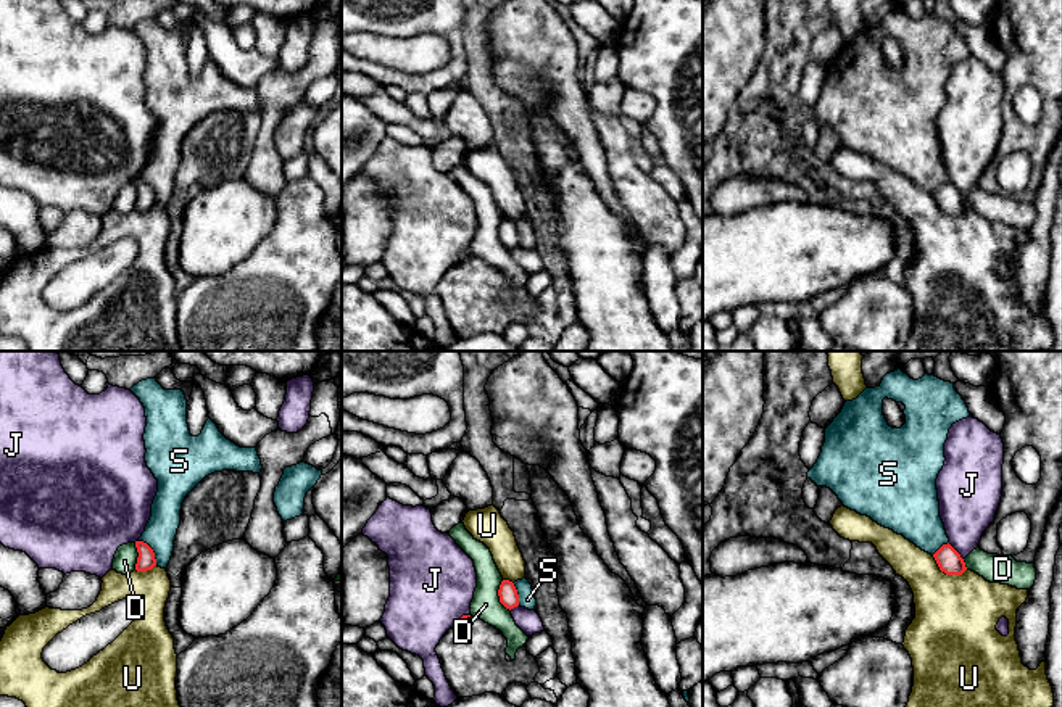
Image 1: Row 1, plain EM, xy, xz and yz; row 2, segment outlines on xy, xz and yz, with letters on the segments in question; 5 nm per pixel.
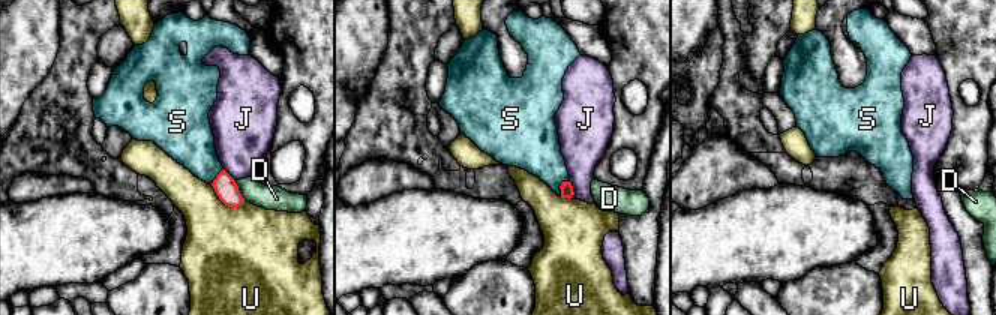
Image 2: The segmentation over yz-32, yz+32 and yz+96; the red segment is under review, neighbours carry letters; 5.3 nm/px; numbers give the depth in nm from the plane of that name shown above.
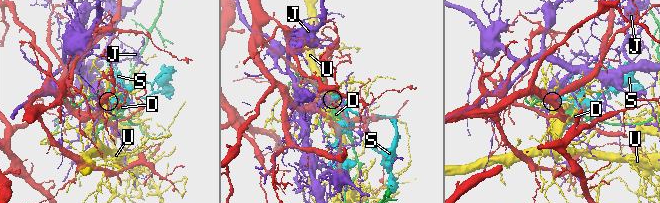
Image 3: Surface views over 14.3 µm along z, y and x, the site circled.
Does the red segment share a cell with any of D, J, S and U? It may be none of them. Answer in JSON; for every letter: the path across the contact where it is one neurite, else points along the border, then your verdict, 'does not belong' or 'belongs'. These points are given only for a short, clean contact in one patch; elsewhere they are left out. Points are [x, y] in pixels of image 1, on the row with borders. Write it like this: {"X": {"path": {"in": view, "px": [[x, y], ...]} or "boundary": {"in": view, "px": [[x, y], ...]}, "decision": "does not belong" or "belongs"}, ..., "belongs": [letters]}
{"D": {"decision": "does not belong"}, "J": {"decision": "does not belong"}, "S": {"boundary": {"in": "xy", "px": [[139, 540], [152, 549], [157, 564]]}, "decision": "does not belong"}, "U": {"decision": "does not belong"}, "belongs": []}

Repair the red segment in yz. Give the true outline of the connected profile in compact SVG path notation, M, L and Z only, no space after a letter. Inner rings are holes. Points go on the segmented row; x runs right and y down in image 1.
M949 543L943 544L933 557L946 575L962 575L967 570L964 559Z

